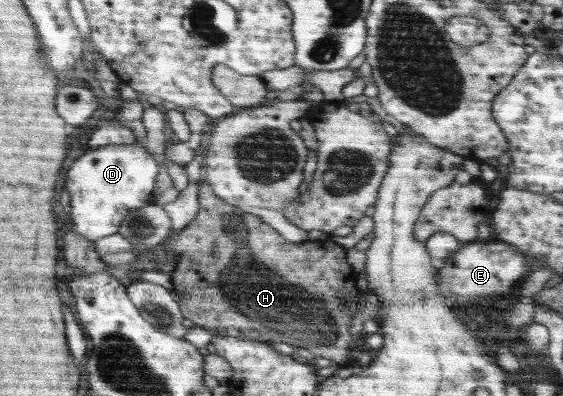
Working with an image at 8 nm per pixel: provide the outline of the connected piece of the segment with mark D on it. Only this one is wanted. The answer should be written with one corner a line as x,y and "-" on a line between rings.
105,145
88,149
65,172
64,191
70,198
70,221
74,231
92,240
118,232
121,221
133,209
153,203
152,192
159,163
144,145

